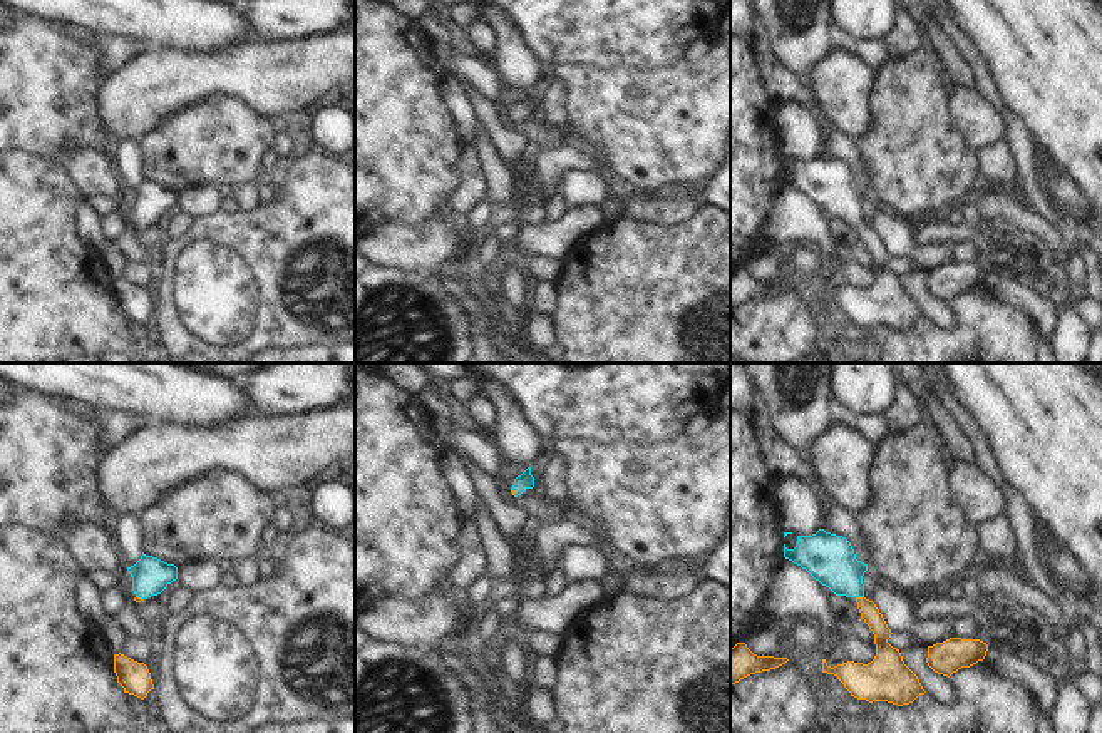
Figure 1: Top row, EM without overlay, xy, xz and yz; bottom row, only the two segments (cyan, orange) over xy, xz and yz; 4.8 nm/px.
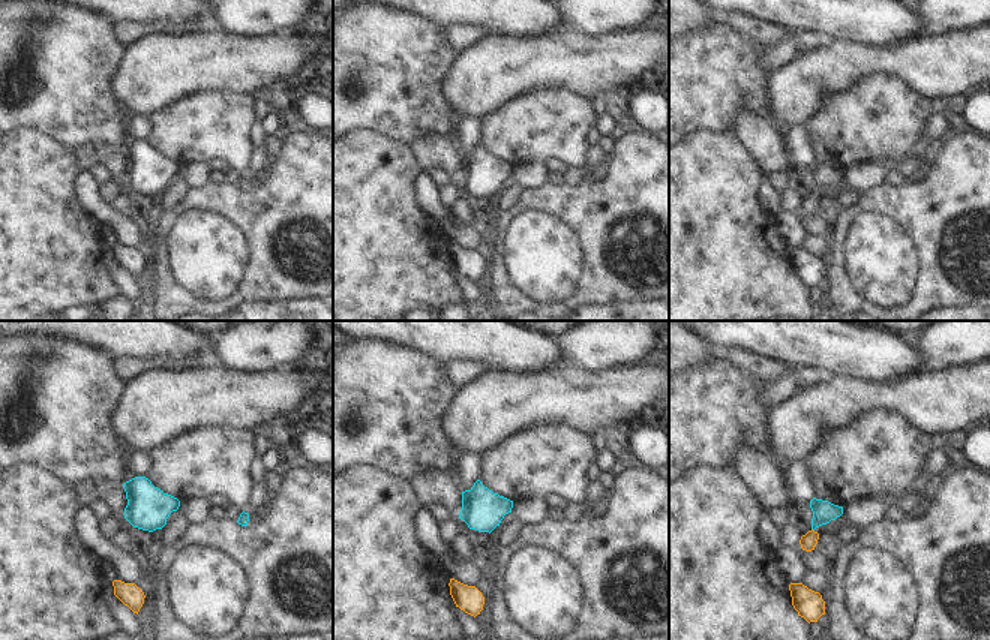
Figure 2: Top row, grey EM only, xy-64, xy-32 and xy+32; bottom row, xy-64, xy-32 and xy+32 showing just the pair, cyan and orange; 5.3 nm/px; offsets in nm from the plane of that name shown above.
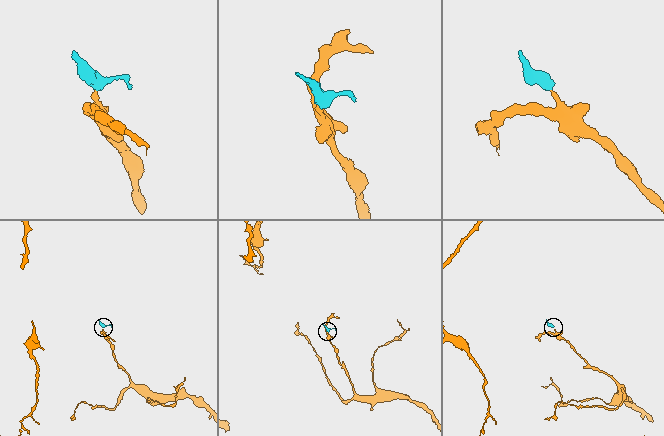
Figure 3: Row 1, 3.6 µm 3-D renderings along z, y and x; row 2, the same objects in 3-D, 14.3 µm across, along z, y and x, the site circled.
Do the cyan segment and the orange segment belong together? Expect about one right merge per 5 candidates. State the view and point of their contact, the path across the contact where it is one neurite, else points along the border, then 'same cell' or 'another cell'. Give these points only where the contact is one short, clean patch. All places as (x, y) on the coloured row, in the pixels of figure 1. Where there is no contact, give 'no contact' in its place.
yz (859, 596) | across yz (828, 558), (859, 596), (870, 613) | same cell

